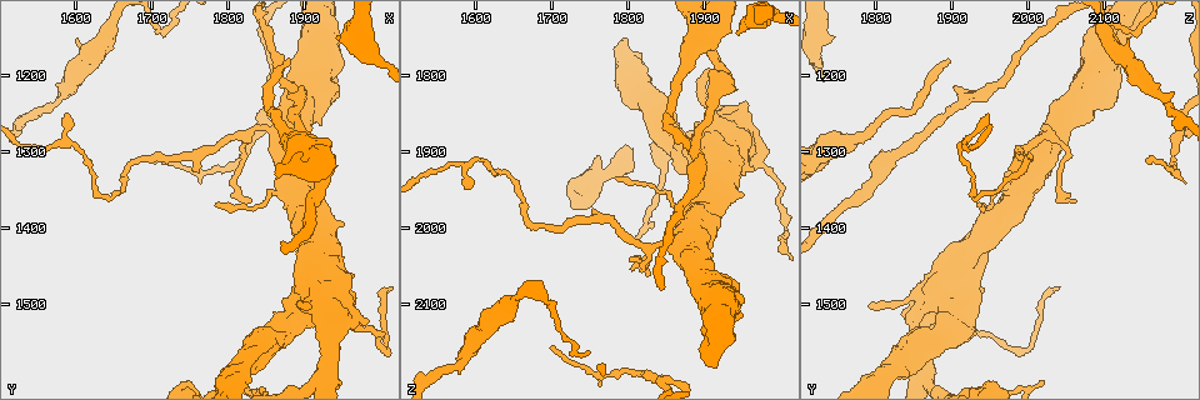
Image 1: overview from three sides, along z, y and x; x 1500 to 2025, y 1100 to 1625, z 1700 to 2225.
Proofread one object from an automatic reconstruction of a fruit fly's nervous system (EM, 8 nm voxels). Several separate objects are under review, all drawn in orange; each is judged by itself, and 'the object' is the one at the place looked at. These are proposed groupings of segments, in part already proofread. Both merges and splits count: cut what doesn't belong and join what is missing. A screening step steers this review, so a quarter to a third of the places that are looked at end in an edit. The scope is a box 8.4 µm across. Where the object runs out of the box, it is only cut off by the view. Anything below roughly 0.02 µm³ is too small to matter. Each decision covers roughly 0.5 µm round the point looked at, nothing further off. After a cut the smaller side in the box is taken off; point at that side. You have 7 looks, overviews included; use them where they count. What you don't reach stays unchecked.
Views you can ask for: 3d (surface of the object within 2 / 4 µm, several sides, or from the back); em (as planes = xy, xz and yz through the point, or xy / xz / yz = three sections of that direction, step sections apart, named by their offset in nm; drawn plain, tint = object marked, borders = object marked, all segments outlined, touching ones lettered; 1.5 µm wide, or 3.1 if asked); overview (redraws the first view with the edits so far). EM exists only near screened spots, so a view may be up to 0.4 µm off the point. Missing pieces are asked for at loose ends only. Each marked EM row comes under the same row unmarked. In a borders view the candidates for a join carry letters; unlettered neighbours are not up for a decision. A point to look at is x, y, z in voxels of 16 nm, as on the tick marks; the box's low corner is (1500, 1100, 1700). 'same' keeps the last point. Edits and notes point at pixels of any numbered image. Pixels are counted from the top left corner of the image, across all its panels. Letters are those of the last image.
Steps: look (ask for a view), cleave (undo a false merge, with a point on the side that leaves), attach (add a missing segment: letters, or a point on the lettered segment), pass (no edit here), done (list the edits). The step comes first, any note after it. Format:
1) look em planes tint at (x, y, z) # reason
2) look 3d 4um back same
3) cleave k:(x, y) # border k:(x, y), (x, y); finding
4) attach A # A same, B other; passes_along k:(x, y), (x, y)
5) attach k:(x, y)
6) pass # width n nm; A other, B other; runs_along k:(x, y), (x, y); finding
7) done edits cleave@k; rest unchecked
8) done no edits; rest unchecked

look em xz step 8 borders at (1880, 1180, 1900) # branch stops here

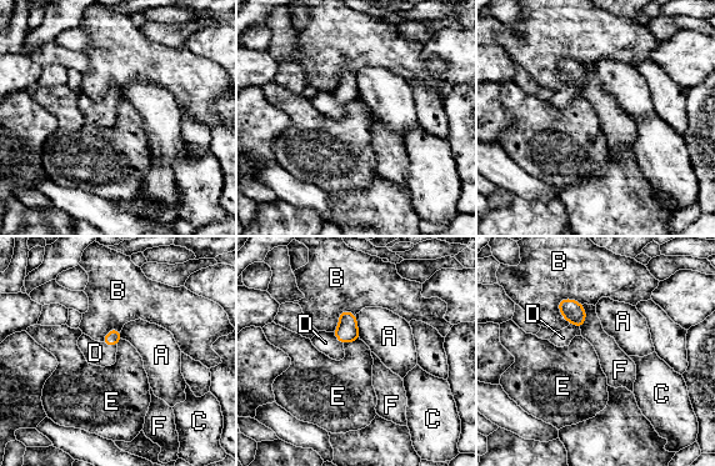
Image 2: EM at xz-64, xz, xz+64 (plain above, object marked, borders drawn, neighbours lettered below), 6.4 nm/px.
attach D # width 100 nm; A other, B other, C other, D same, E other, F other; passes_along 2:(113, 337), (109, 345), (95, 352); the cell continues

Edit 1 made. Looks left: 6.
look overview

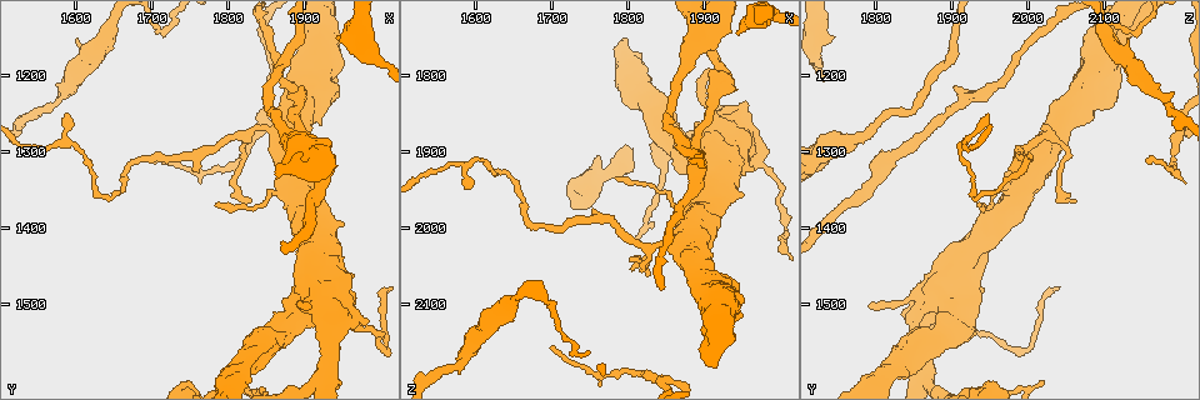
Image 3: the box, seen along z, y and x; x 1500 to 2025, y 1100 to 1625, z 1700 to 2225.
look 3d 2um at (1570, 1240, 2185) # a narrow waist

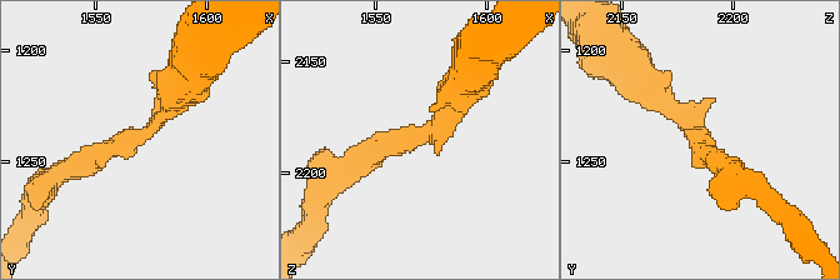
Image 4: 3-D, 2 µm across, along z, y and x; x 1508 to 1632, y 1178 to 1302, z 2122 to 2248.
look em planes borders at (1571, 1236, 2181) # arm_widths 190, 360 nm

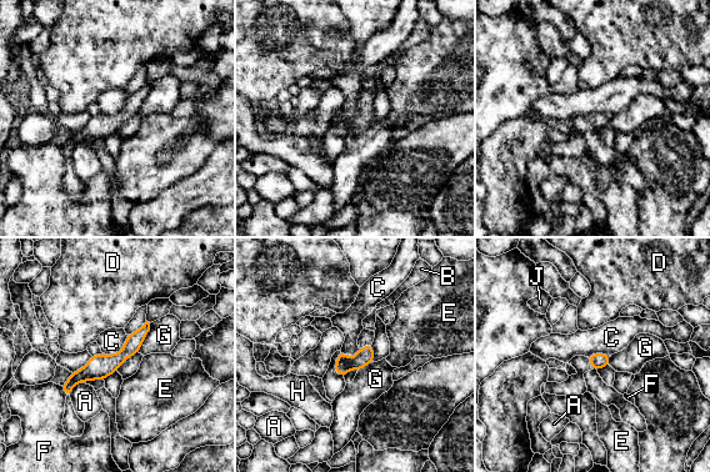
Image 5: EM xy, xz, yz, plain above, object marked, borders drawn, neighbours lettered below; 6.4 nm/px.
pass # A other, B other, C other, D other, E other, F other, G other, H other, J other; border 5:(128, 335), (119, 351), (101, 352); continuous, no second cell

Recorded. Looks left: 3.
look 3d 4um at (1825, 1275, 2030) # branch point

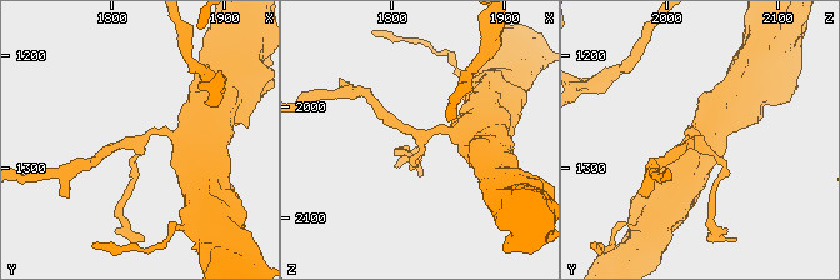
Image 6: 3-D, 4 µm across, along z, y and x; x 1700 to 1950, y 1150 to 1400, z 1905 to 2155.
look em planes tint at (1828, 1276, 2026) # need the tissue

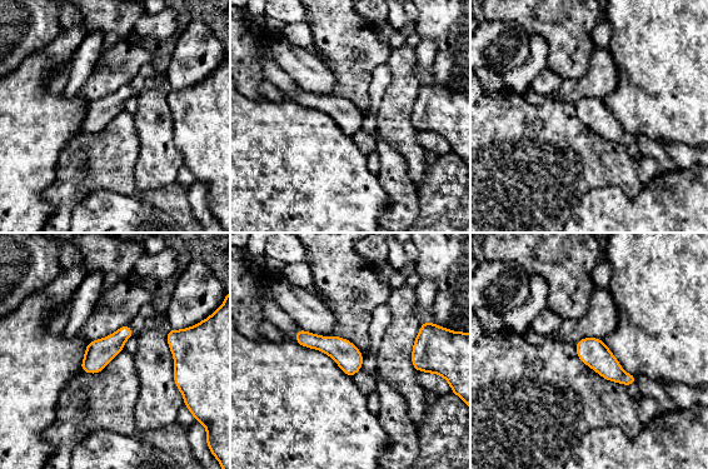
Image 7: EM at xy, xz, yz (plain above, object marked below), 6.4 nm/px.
look em planes borders same # see the neighbours

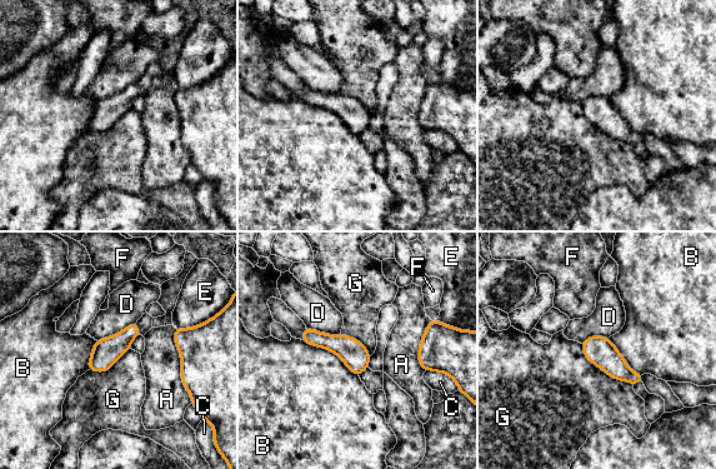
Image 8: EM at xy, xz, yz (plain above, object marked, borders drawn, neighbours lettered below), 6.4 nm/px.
pass # A other, B other, C other, D other, E other, F other, G other; runs_along 8:(305, 335), (340, 344), (365, 364); all the same cell

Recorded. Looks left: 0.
done edits attach@2; rest unchecked

